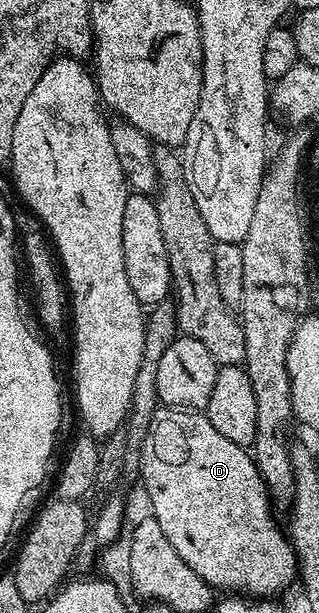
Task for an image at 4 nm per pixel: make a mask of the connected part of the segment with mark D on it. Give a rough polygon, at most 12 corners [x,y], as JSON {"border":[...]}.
{"border":[[158,408],[151,517],[225,592],[298,581],[252,453]]}

